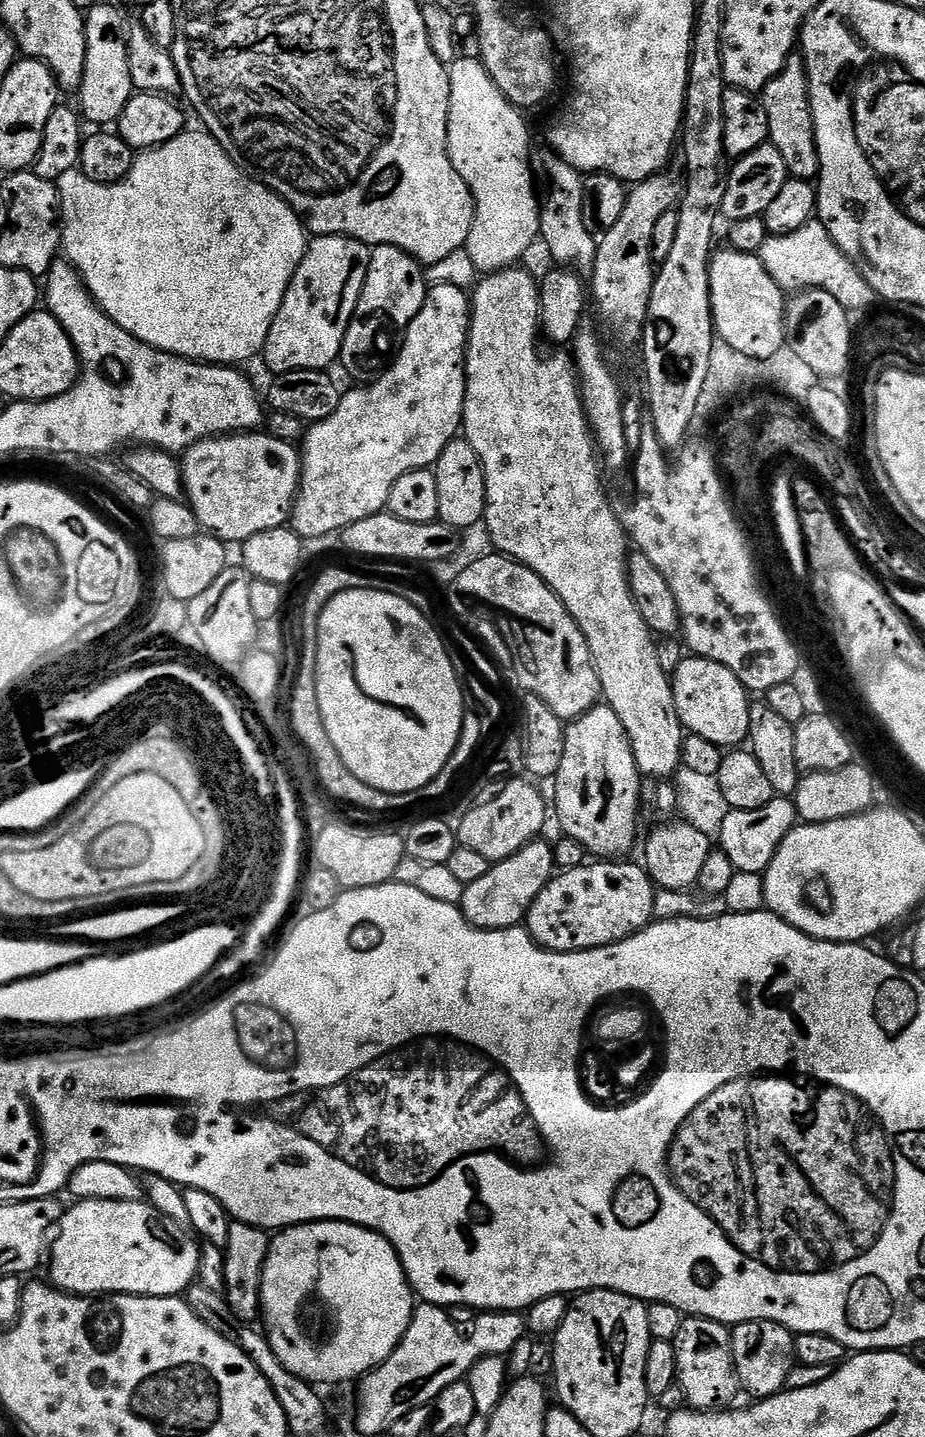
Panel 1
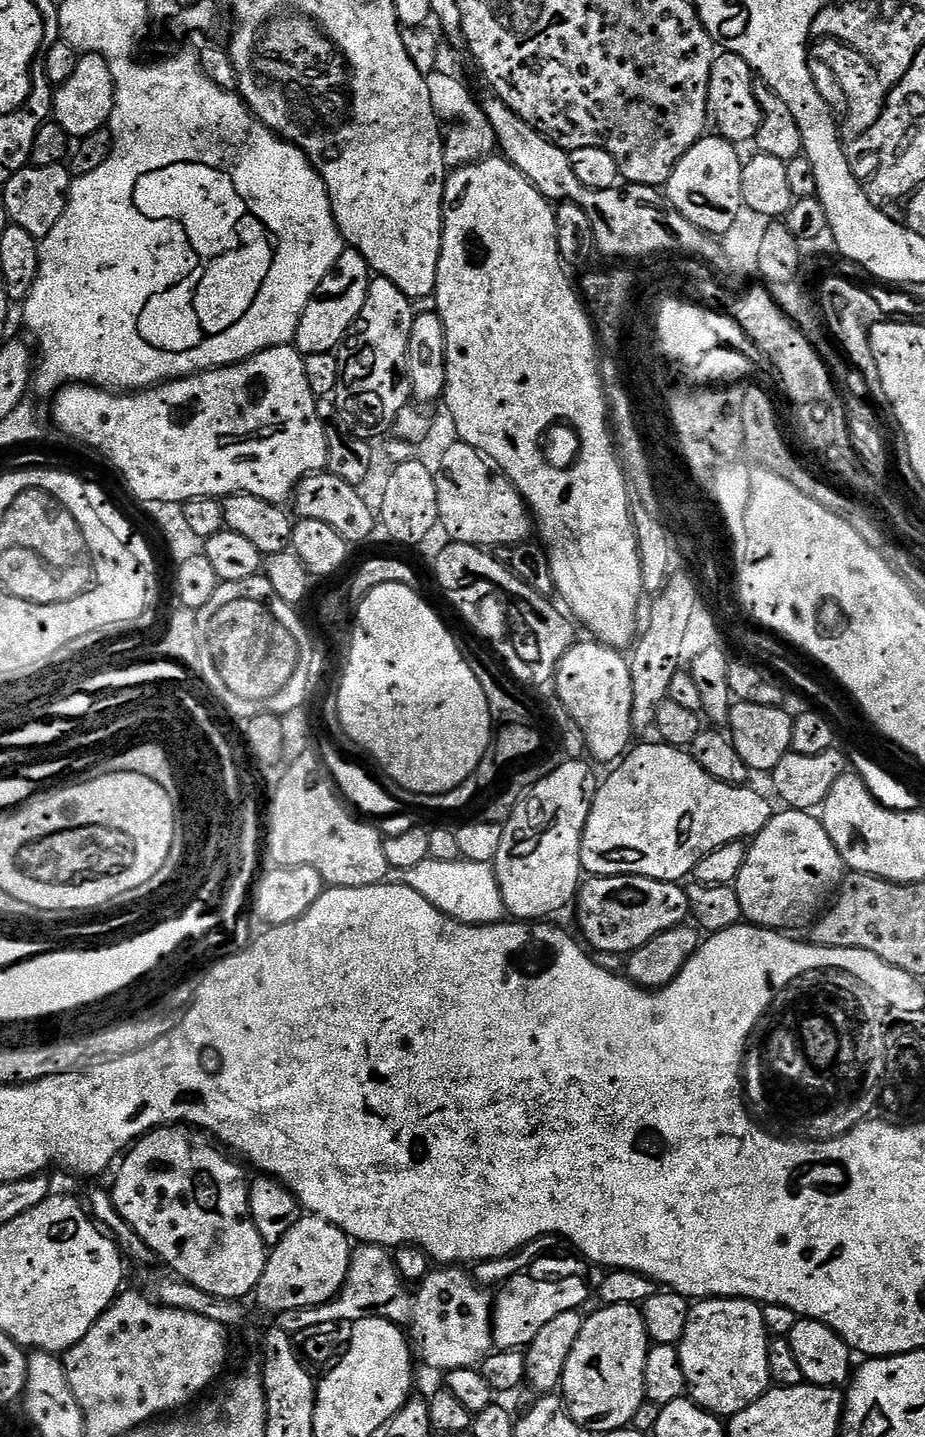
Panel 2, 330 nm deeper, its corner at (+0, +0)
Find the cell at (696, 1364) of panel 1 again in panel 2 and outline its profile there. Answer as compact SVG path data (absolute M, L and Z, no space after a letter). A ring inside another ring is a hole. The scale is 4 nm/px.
M709 1298L695 1301L688 1310L686 1334L682 1334L678 1345L682 1370L688 1383L687 1395L713 1416L737 1416L739 1412L746 1410L746 1406L761 1400L772 1384L769 1343L770 1333L764 1321L764 1309L755 1300Z

